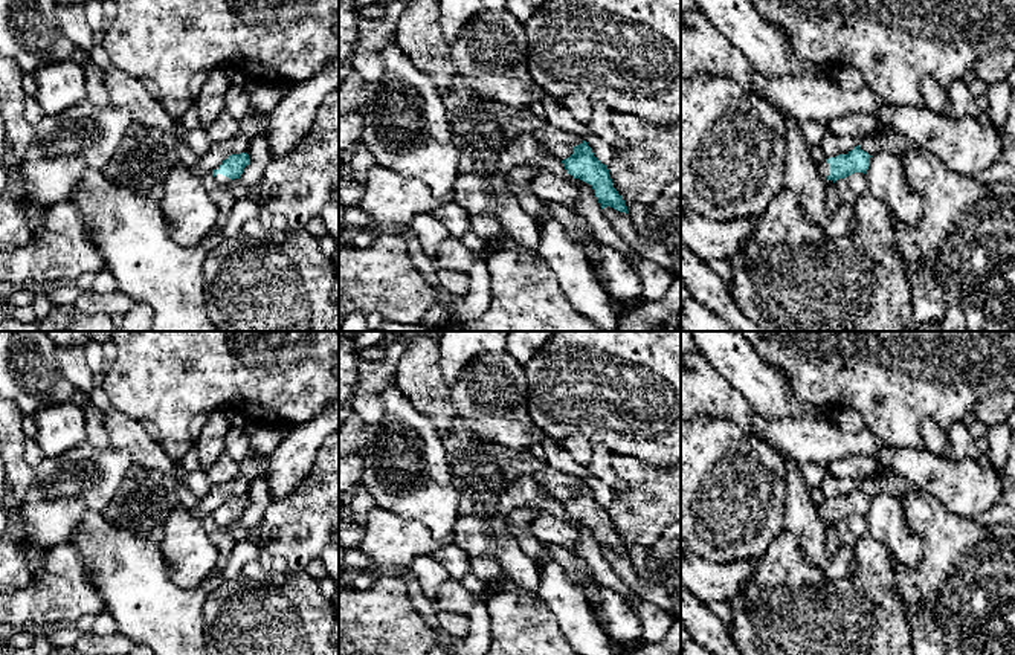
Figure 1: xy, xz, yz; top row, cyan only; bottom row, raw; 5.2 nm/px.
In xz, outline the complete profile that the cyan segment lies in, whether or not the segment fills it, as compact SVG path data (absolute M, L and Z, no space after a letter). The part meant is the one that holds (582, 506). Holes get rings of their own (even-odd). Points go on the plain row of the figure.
M588 484L575 487L574 495L562 505L569 518L592 528L601 551L609 548L629 557L626 544L612 527L607 508L594 498Z

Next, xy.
M247 495L232 496L218 505L212 516L220 528L226 528L230 522L240 521L247 507Z

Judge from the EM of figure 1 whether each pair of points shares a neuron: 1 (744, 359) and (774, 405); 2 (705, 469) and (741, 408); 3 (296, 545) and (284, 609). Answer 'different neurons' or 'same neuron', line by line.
1: same neuron
2: different neurons
3: different neurons

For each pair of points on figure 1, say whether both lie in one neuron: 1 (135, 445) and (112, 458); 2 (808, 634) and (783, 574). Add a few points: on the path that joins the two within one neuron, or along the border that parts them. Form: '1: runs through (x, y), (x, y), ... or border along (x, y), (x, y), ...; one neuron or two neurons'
1: border along (112, 446), (124, 449), (132, 464); two neurons
2: border along (823, 579), (779, 587), (763, 602), (756, 603); two neurons

